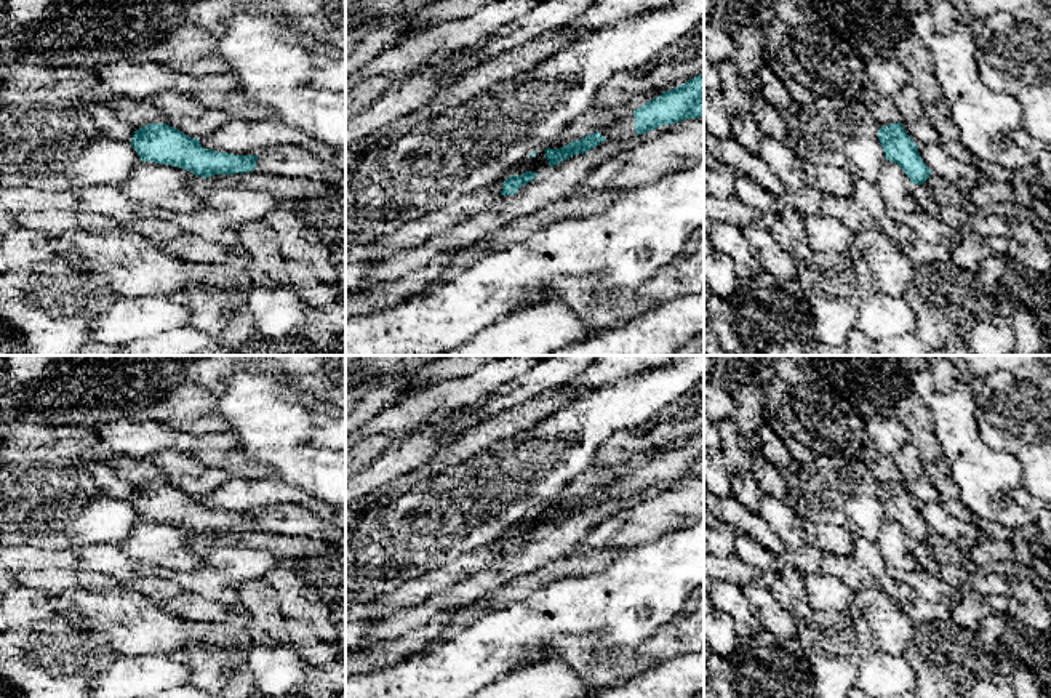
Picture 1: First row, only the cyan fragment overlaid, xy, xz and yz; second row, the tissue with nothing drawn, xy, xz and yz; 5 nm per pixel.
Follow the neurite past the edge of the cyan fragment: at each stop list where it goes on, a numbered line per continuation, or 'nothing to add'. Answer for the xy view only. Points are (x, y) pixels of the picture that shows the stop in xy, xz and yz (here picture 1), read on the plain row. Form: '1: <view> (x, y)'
nothing to add

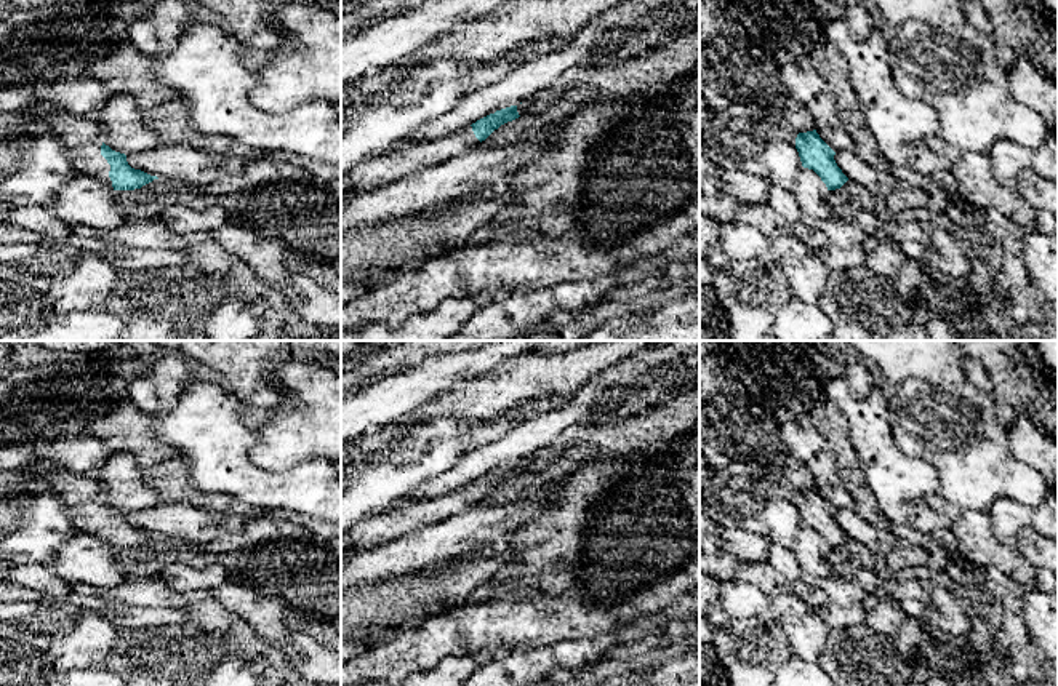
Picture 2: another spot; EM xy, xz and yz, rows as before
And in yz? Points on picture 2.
nothing to add

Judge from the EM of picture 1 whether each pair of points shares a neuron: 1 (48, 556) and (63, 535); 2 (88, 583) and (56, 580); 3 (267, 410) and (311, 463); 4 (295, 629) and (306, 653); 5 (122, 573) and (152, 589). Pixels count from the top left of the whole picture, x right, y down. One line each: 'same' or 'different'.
1: different
2: same
3: same
4: same
5: same

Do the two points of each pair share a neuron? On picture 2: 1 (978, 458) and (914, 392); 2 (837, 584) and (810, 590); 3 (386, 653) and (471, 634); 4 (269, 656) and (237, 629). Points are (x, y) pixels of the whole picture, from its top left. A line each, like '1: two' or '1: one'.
1: one
2: two
3: one
4: one

